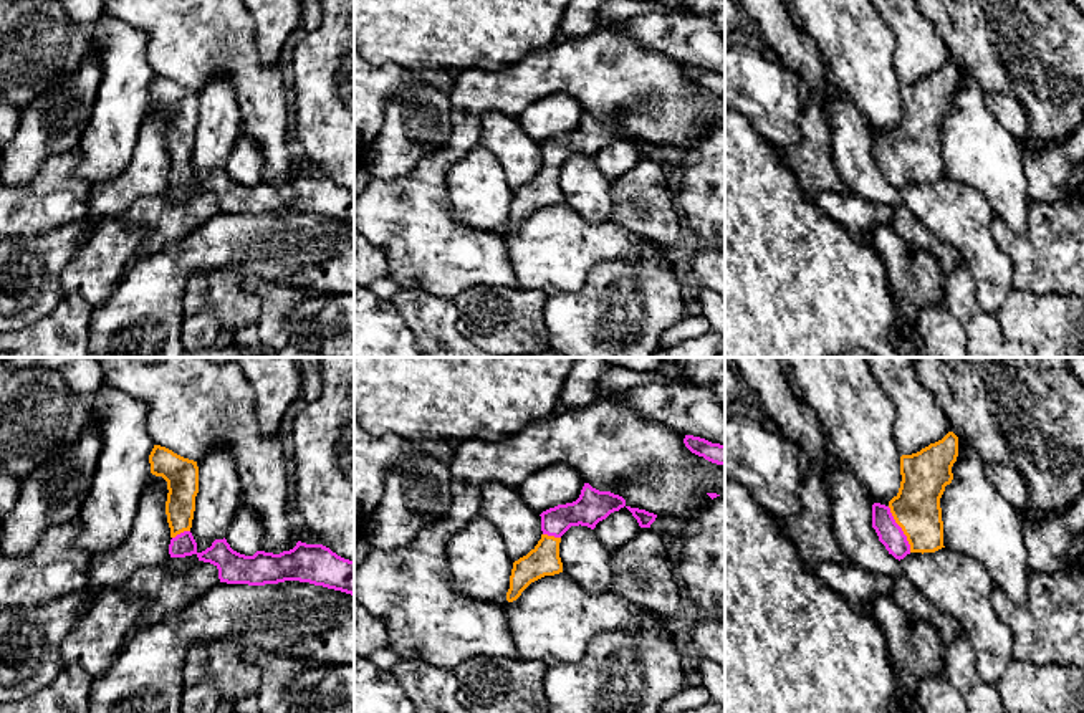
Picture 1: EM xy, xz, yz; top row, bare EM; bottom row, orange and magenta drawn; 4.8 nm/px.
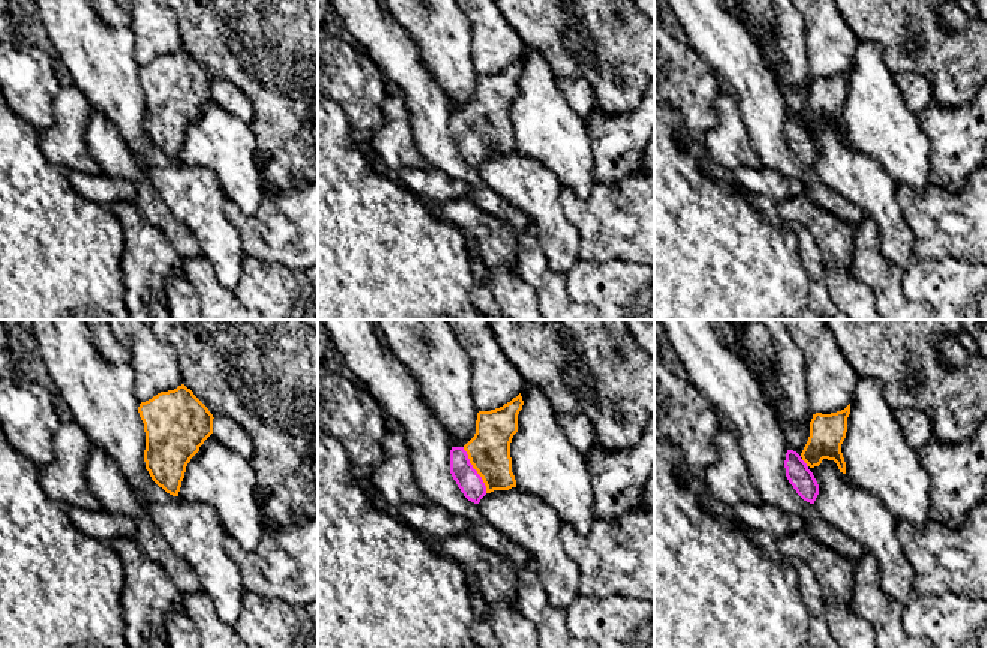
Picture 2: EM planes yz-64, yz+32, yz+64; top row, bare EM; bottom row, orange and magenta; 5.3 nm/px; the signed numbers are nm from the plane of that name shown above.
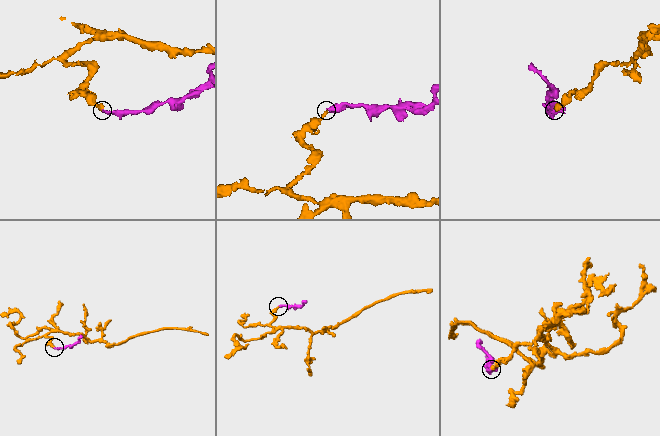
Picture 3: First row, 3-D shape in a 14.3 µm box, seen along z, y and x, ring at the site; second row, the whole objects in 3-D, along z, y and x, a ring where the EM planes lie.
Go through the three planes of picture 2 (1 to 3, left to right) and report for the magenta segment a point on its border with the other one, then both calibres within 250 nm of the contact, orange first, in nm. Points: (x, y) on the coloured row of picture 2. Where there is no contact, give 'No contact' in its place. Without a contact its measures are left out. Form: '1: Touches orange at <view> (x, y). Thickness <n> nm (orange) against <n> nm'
1: No contact
2: Touches orange at yz+32 (474, 468). Thickness 220 nm (orange) against 130 nm
3: Touches orange at yz+64 (806, 462). Thickness 190 nm (orange) against 130 nm

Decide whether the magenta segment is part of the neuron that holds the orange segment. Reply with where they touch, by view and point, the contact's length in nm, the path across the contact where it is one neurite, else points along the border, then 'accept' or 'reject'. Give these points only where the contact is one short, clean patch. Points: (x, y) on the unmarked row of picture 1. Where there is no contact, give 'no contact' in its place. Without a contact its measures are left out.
contact yz (902, 159); length 260 nm; way yz (916, 138), (914, 148), (902, 159), (891, 164); accept

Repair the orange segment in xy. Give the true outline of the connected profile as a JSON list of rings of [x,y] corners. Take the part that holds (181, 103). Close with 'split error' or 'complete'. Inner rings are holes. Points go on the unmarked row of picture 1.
[[[154,74],[149,93],[151,103],[167,111],[165,144],[172,167],[170,187],[195,184],[199,190],[213,194],[220,212],[227,213],[265,215],[300,210],[354,225],[354,190],[338,185],[323,174],[298,170],[293,179],[280,184],[257,180],[253,185],[245,185],[233,180],[223,167],[199,182],[190,162],[199,122],[197,91]]] | split error

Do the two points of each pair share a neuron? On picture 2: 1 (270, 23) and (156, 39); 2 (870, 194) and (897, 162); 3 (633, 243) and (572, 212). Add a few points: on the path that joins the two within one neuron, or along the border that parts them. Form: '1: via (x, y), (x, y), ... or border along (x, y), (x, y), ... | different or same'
1: border along (174, 15), (183, 47) | different
2: border along (860, 152), (872, 156), (899, 185) | different
3: via (618, 239), (602, 239), (587, 224) | same

